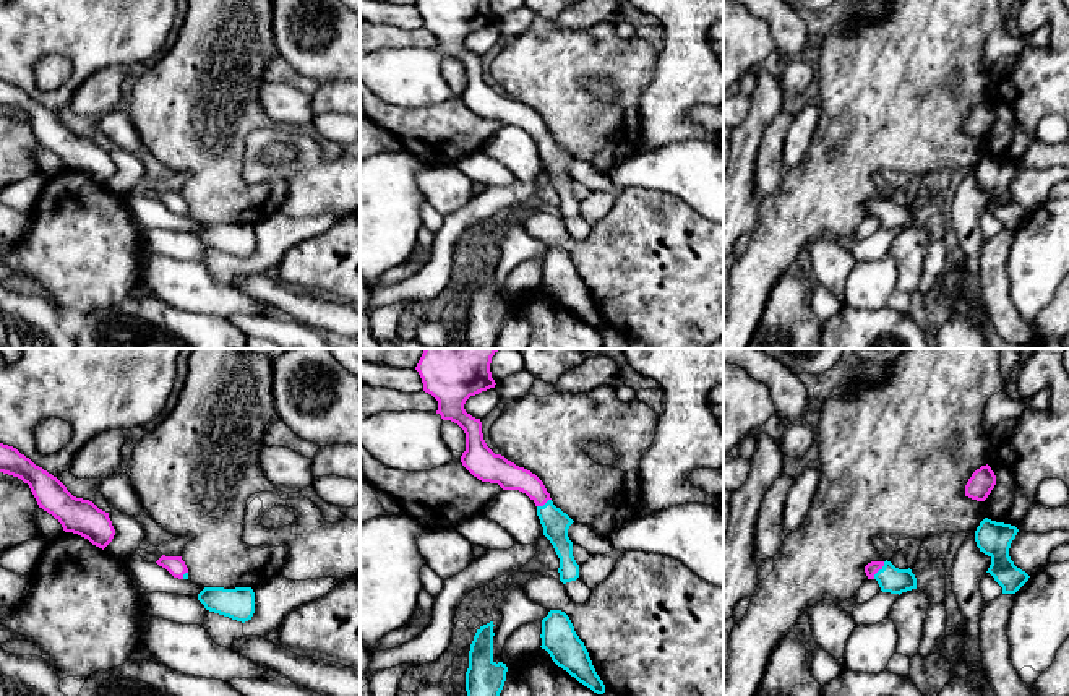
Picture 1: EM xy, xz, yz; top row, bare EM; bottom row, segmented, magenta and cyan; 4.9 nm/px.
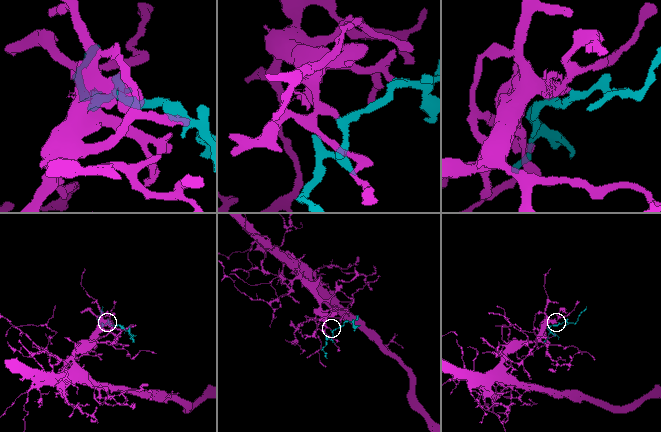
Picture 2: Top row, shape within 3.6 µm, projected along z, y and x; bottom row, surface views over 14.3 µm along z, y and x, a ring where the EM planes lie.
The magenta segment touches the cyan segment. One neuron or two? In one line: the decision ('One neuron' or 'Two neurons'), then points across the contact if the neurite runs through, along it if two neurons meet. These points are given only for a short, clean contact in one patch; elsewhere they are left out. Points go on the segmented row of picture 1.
One neuron. Path across: yz (871, 568), (880, 568), (891, 580)

